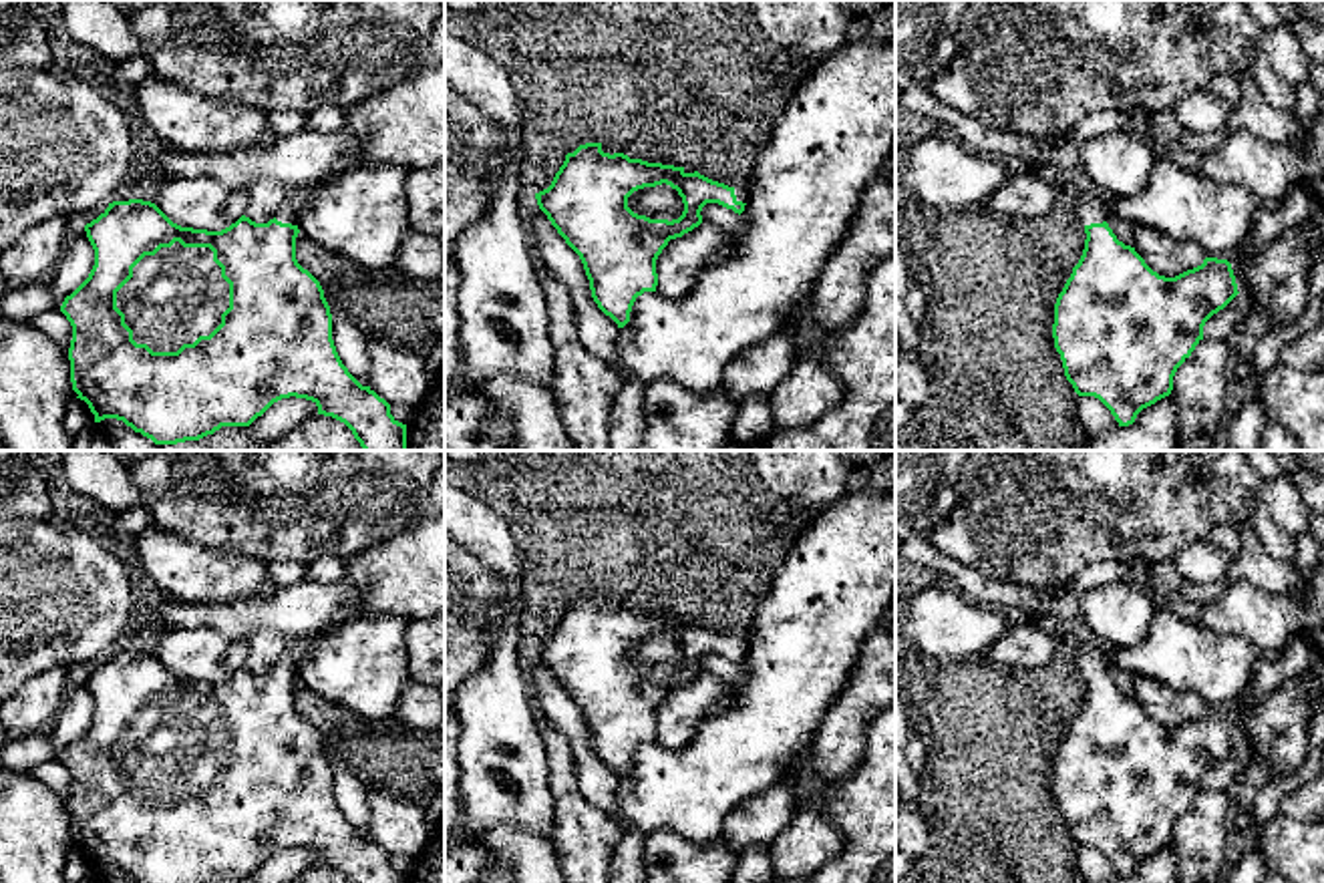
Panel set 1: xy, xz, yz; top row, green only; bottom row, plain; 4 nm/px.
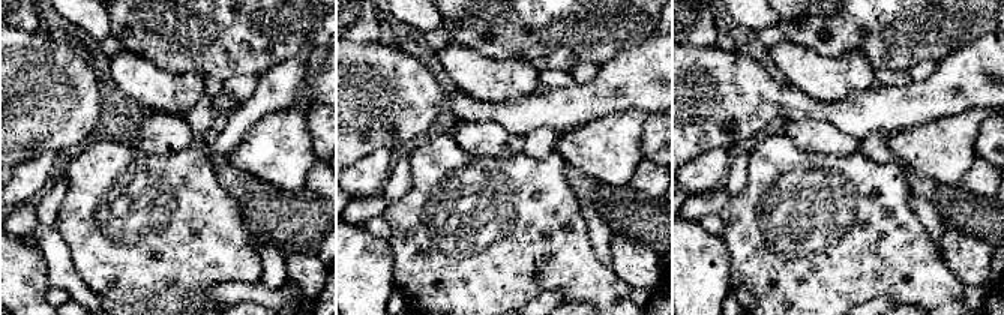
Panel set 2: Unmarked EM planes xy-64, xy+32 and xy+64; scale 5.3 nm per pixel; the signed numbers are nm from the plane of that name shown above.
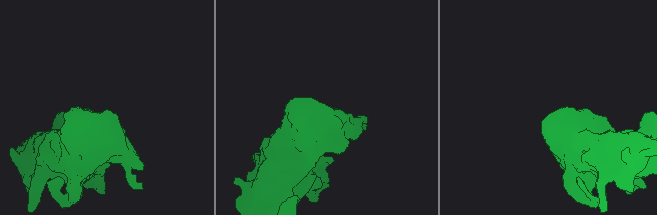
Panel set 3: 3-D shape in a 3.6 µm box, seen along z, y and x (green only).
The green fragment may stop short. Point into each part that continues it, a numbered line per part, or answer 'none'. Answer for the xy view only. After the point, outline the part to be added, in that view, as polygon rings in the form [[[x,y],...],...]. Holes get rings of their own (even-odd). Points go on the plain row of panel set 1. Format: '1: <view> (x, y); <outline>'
1: xy (300, 646); [[[320,634],[290,640],[288,650],[282,654],[282,658],[276,664],[276,670],[282,674],[296,676],[298,662],[310,652],[310,648],[318,636]]]
2: xy (178, 745); [[[175,692],[133,718],[133,728],[117,742],[117,758],[137,794],[153,803],[177,803],[221,774],[229,758],[229,734],[209,698]]]

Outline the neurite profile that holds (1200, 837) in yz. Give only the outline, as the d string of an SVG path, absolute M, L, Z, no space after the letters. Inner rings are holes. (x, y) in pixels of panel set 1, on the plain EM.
M1235 788L1199 790L1173 827L1179 883L1223 883L1227 831L1233 821Z

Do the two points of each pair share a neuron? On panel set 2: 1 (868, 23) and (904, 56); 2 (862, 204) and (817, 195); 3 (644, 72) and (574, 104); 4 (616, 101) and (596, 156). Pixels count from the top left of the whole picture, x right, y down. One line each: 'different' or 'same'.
1: same
2: same
3: same
4: different

